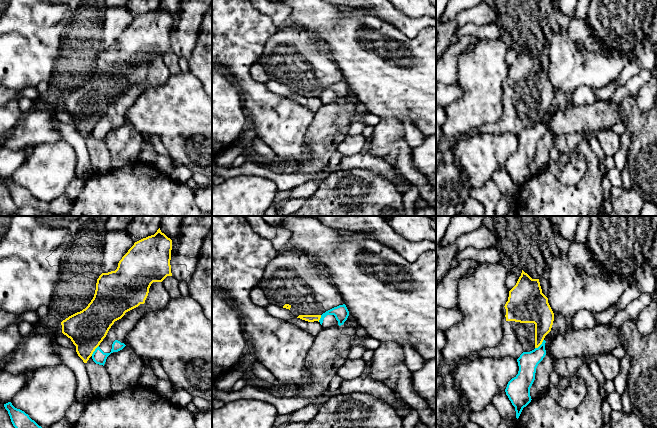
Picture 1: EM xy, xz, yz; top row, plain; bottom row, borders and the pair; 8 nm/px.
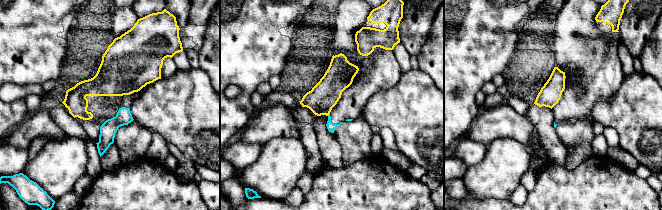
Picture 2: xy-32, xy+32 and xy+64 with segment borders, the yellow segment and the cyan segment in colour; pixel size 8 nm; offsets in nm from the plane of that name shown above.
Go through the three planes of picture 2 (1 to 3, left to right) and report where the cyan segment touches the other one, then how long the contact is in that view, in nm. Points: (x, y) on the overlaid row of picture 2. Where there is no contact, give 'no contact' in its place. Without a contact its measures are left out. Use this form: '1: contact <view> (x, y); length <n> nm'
1: no contact
2: contact xy+32 (328, 115); length 30 nm
3: no contact

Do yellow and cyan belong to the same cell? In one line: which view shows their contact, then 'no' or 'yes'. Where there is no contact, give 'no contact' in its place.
yz | no

